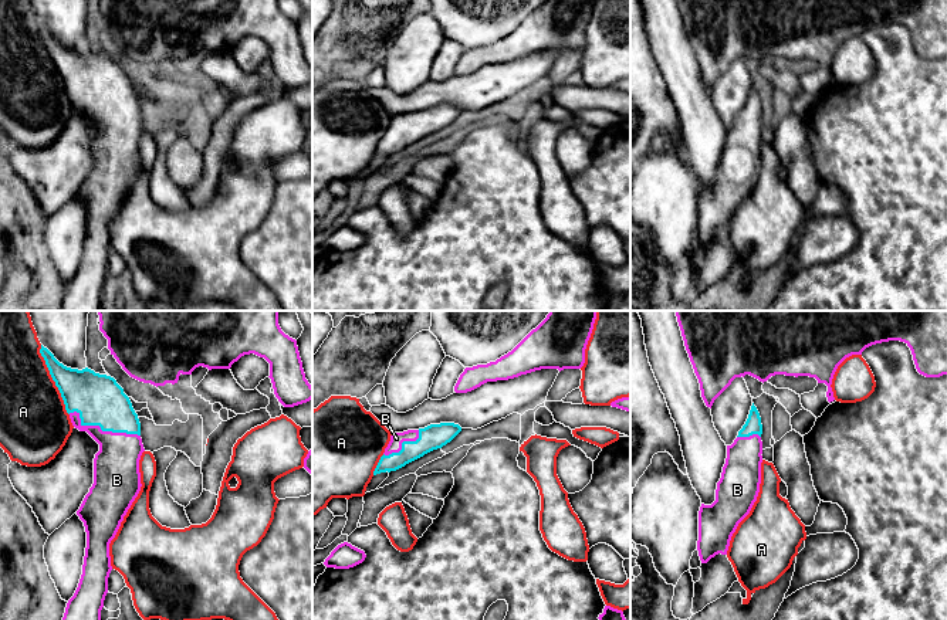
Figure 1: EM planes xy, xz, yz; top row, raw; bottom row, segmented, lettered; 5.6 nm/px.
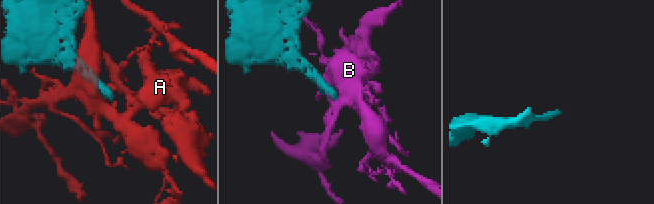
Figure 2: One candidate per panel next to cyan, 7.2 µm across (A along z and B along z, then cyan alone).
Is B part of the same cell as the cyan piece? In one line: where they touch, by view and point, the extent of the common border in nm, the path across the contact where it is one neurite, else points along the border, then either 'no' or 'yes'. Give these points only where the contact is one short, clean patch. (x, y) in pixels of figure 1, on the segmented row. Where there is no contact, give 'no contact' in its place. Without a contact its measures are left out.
contact xy (101, 429); length 420 nm; yes

